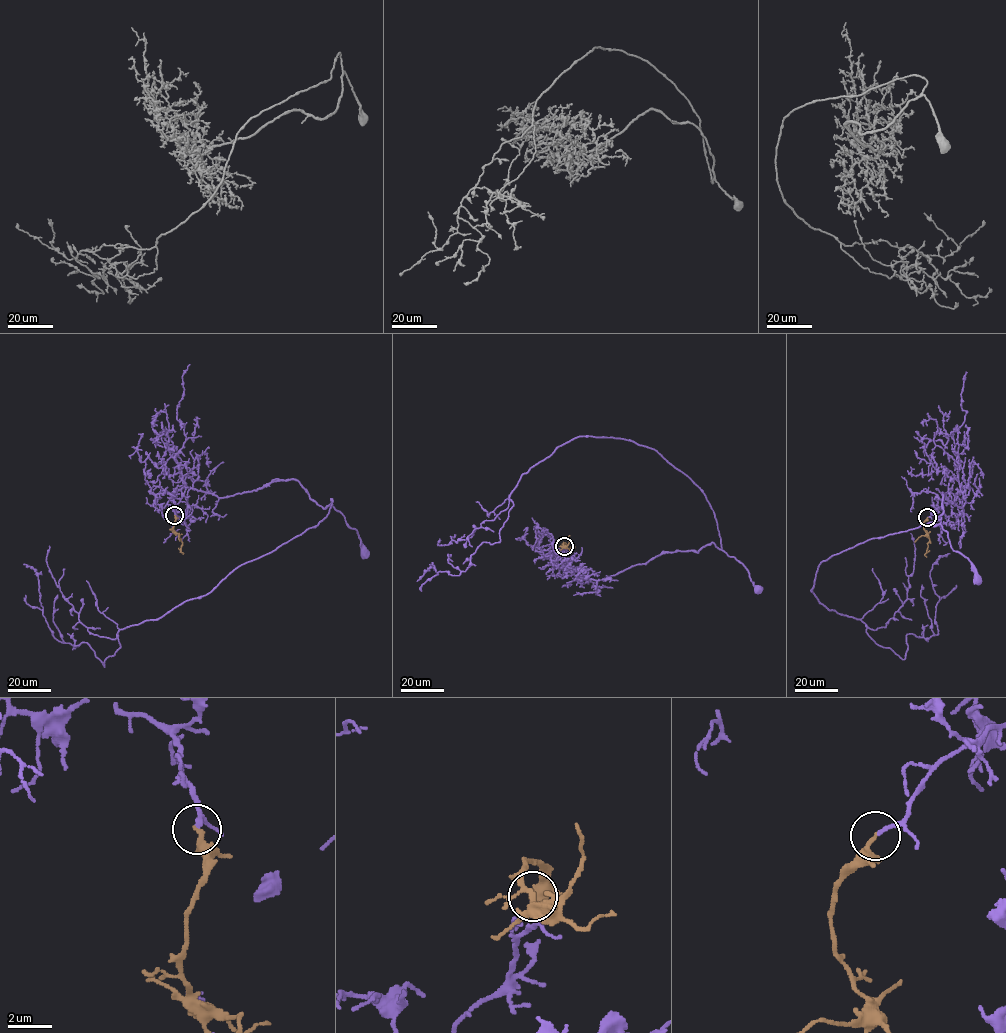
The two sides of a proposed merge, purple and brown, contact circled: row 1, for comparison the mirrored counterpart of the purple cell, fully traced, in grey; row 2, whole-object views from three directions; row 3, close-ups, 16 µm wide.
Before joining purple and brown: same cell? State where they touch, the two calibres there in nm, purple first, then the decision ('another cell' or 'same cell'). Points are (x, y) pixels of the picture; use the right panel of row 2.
(927, 517) | 200/240 nm | same cell

